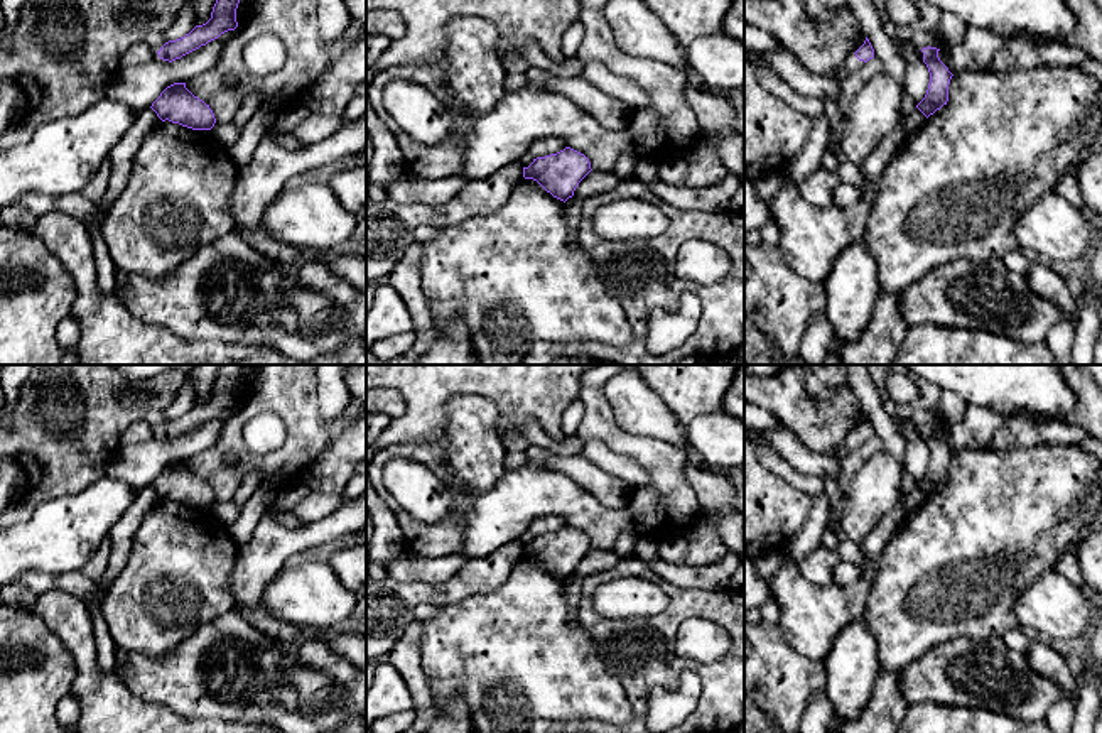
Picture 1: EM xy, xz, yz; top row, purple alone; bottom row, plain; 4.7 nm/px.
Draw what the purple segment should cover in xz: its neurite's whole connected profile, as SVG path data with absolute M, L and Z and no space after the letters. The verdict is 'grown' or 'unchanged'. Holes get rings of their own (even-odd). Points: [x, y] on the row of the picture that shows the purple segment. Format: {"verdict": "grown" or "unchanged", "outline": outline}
{"verdict": "unchanged", "outline": "M565 147L557 154L533 159L528 167L523 167L523 177L537 181L547 193L565 203L591 171L584 154Z"}

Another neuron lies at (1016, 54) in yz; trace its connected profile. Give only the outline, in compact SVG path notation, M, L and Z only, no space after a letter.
M1013 39L996 52L991 69L996 73L1013 73L1018 69L1031 69L1038 66L1073 68L1082 64L1085 59L1090 59L1085 51L1061 42L1033 44L1021 39Z

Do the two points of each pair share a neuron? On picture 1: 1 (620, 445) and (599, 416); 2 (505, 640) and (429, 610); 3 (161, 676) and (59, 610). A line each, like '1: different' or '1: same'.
1: same
2: different
3: different

